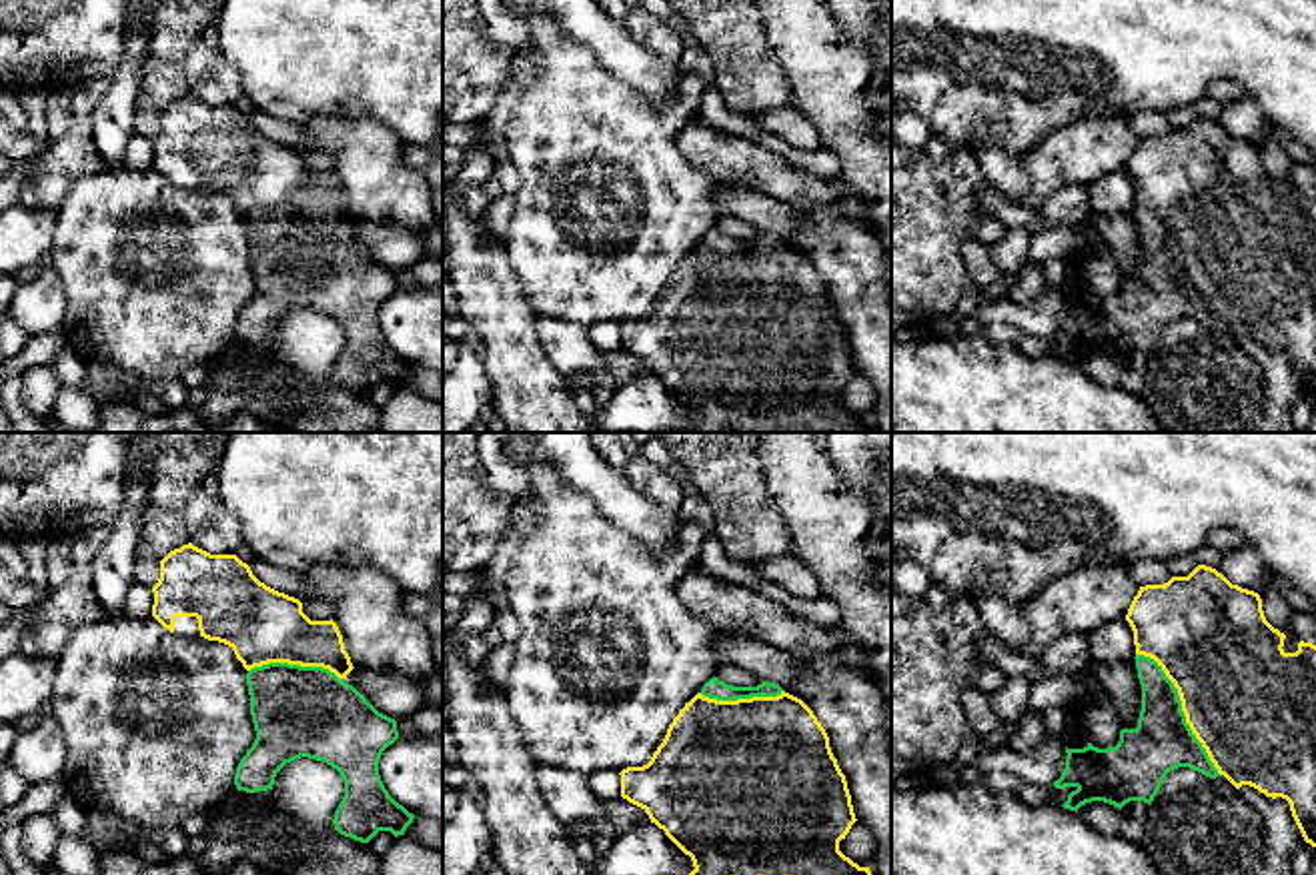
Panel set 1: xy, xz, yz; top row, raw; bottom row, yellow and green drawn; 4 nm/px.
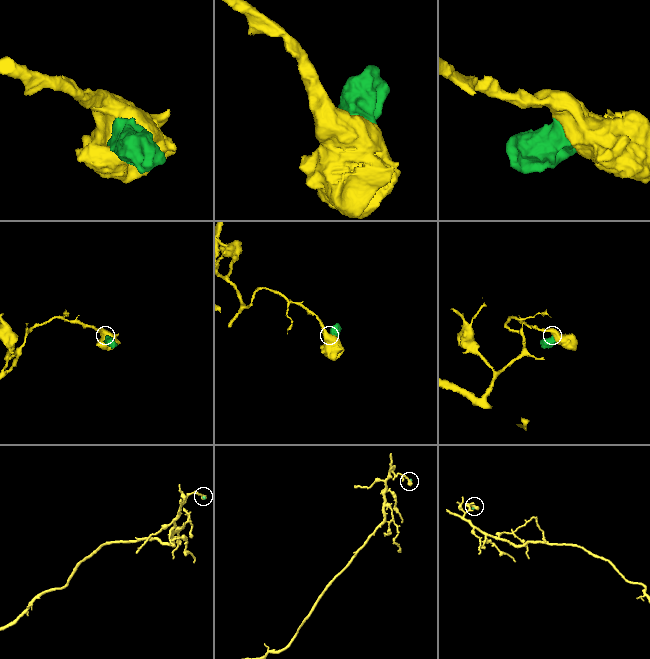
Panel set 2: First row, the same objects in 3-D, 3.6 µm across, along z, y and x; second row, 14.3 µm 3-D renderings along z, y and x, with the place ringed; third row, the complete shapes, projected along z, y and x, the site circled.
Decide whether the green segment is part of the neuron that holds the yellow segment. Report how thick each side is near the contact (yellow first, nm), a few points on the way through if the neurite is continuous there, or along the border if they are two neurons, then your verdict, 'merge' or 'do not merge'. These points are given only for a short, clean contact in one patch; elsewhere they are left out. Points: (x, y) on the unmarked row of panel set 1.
calibres 480 and 240 nm; merge

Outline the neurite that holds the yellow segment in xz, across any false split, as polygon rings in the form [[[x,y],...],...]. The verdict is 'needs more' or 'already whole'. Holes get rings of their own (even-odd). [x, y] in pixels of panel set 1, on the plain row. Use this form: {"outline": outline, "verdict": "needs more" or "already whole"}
{"outline": [[[709,230],[673,270],[651,312],[619,326],[621,348],[641,358],[693,412],[687,428],[669,432],[875,432],[869,418],[839,402],[857,370],[825,280],[801,250],[775,234],[733,238]]], "verdict": "needs more"}

